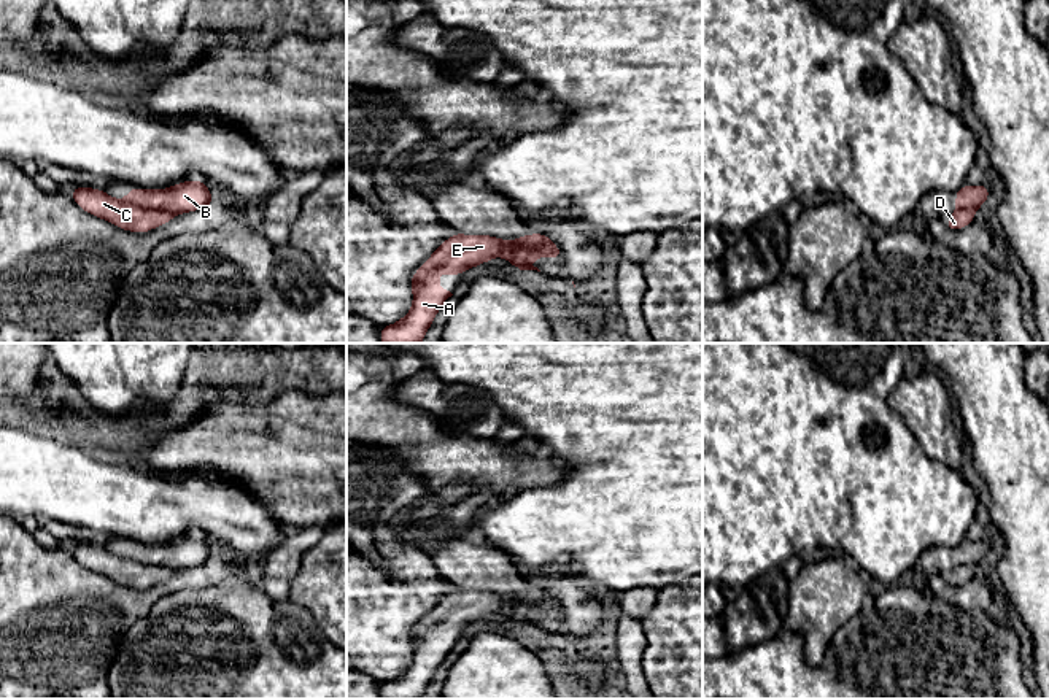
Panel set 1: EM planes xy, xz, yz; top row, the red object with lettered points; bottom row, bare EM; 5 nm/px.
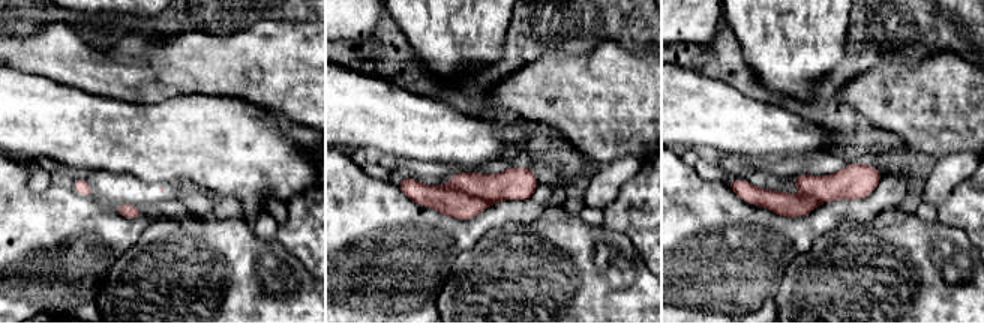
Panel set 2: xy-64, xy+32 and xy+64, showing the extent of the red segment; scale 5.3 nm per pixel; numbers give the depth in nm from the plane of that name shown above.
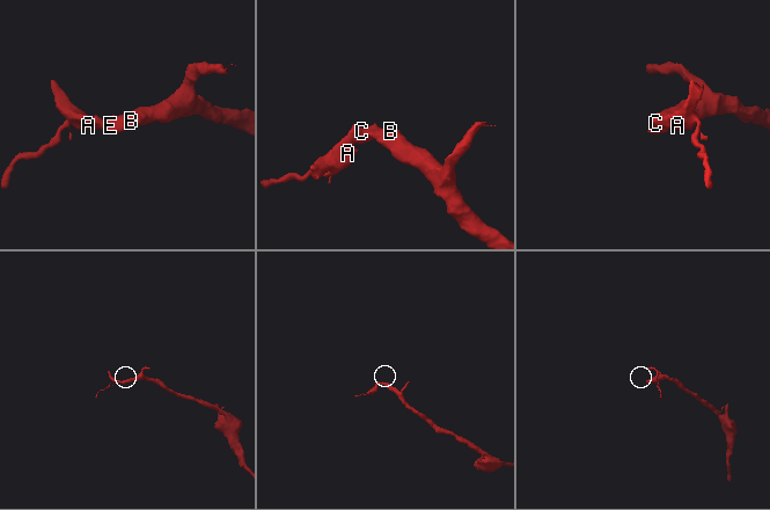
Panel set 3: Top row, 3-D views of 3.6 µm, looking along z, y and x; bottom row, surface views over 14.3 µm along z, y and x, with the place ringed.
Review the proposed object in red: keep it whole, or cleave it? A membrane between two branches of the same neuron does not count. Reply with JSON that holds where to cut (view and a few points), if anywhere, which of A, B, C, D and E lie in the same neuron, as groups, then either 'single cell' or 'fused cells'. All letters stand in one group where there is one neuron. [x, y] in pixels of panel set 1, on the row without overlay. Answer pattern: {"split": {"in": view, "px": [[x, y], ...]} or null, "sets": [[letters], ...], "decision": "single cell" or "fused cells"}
{"split": {"in": "xy", "px": [[126, 556], [174, 571]]}, "sets": [["A", "C", "D", "E"], ["B"]], "decision": "fused cells"}

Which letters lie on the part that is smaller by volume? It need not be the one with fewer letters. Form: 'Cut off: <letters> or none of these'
Cut off: A, C, D, E

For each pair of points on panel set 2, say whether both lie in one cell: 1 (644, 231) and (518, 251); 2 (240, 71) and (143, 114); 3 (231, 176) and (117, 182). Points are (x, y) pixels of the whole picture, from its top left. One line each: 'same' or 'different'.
1: different
2: different
3: different

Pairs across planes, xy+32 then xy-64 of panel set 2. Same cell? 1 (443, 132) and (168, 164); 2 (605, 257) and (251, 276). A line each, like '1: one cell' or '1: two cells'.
1: one cell
2: one cell

